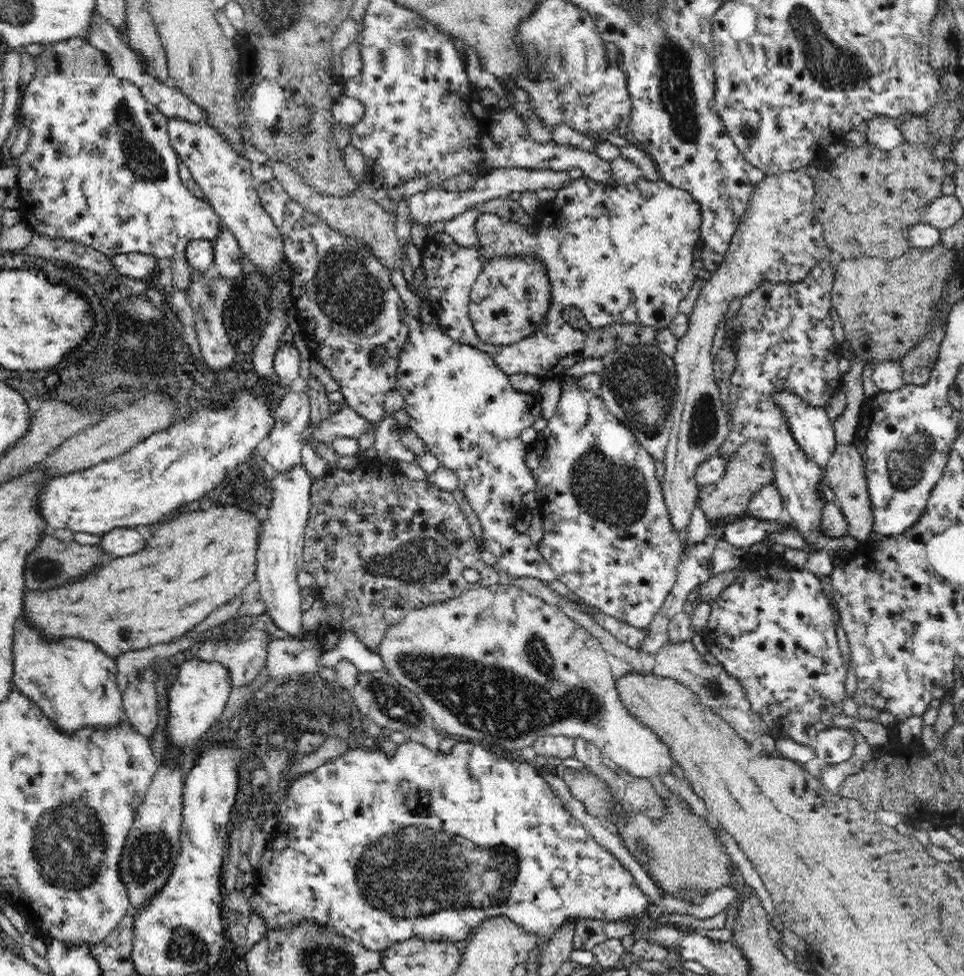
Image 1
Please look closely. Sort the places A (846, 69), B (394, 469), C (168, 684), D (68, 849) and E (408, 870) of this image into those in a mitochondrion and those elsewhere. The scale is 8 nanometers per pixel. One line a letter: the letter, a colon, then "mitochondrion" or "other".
A: mitochondrion
B: other
C: other
D: mitochondrion
E: mitochondrion

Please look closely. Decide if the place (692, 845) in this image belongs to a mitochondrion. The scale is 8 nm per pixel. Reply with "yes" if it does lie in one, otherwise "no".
yes

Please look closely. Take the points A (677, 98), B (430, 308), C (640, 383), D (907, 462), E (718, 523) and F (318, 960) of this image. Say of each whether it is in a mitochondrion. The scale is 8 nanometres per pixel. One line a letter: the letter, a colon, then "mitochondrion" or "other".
A: mitochondrion
B: other
C: mitochondrion
D: mitochondrion
E: other
F: mitochondrion

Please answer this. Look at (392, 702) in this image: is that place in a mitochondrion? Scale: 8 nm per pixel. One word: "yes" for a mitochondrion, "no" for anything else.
yes

